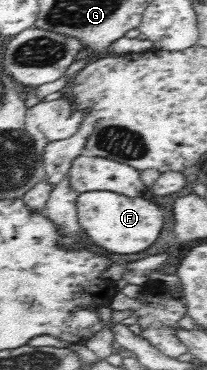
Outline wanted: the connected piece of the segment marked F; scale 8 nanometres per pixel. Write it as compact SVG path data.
M105 190L81 193L77 202L80 228L96 244L117 254L135 254L147 250L159 238L165 216L158 204L143 197L127 197Z

